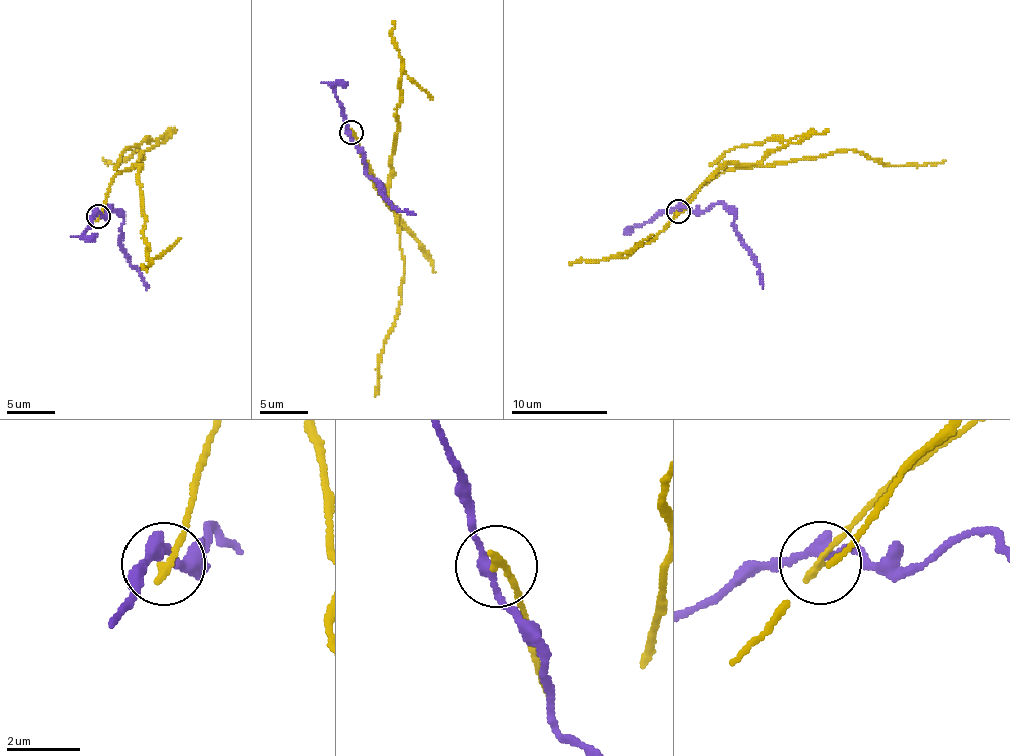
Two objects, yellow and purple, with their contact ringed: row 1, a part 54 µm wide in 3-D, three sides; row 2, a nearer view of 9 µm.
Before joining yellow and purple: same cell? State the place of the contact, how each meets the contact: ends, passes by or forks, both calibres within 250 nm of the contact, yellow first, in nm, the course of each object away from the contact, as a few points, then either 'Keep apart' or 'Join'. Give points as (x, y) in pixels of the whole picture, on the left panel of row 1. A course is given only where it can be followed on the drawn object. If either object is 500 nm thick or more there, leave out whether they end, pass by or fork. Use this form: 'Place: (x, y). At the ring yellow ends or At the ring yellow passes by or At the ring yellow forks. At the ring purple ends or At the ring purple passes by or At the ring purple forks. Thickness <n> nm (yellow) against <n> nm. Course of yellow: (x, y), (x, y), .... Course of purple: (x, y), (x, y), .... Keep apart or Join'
Place: (98, 216). At the ring yellow ends. At the ring purple passes by. Thickness 200 nm (yellow) against 280 nm. Course of yellow: (97, 216), (109, 183), (119, 171), (139, 167), (144, 156), (138, 148), (120, 164), (107, 163), (102, 157). Course of purple: (97, 216), (107, 215), (110, 207), (124, 219), (120, 250), (146, 290). Keep apart

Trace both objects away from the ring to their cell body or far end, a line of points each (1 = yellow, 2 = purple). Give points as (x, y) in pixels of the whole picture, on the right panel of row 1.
1: (679, 210), (711, 180), (731, 168), (764, 166), (856, 149), (886, 165), (945, 160)
2: (679, 210), (709, 211), (721, 204), (734, 216), (734, 230), (759, 269), (763, 288)

